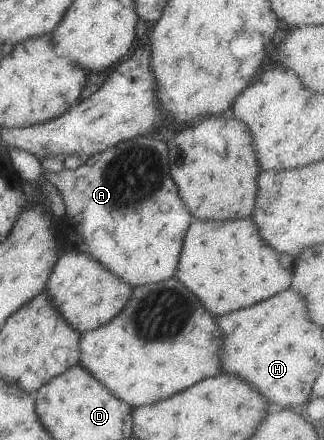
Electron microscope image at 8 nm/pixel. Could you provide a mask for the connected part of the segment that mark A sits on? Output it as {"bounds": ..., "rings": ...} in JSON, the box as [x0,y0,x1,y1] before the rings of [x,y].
{"bounds":[43,136,193,288],"rings":[[[135,136],[91,154],[76,169],[44,172],[43,177],[53,186],[58,187],[64,201],[65,219],[77,221],[77,225],[71,223],[69,229],[73,229],[75,233],[77,227],[77,231],[83,233],[81,241],[75,243],[79,251],[91,256],[108,272],[122,279],[132,288],[160,282],[174,276],[182,239],[193,217],[183,205],[183,200],[179,199],[177,187],[169,177],[167,147],[163,141],[157,141],[153,137]]]}

